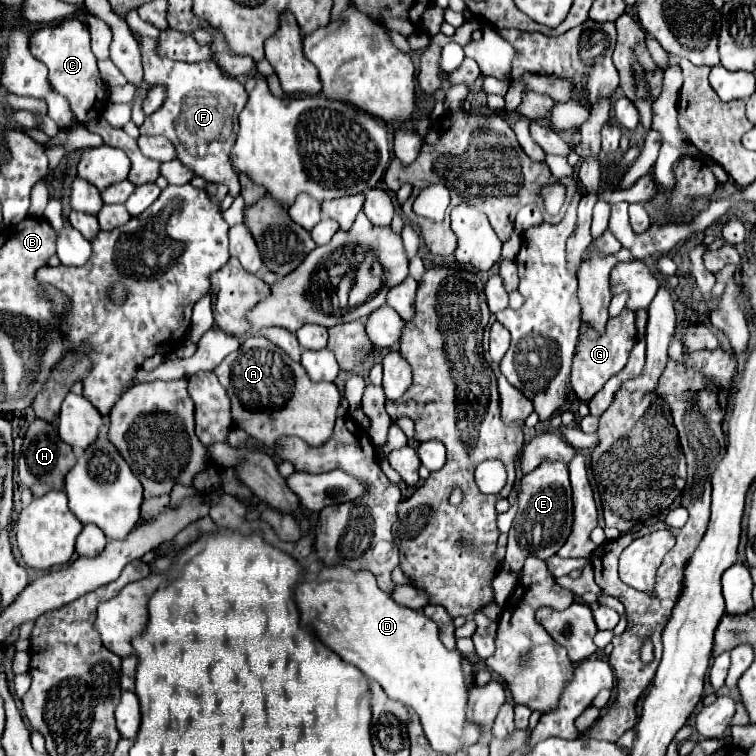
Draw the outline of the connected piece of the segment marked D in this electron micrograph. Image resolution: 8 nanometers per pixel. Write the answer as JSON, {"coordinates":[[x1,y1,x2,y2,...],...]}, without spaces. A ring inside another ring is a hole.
{"coordinates":[[345,566,323,568,313,584,303,582,295,588,295,600,303,624,311,626,321,642,325,642,337,656,341,656,341,660,357,666,369,680,379,682,391,700,399,700,403,706,419,716,425,736,437,754,455,754,467,750,467,746,475,744,481,738,481,726,467,720,465,714,467,686,461,666,461,654,443,646,439,638,439,628,431,618,427,618,419,610,397,604,389,594,379,590,371,572,353,572]]}

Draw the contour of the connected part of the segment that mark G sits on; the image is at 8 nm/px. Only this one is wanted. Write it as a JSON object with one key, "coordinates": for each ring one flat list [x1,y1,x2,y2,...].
{"coordinates":[[627,308,619,316,609,318,603,334,595,334,595,330,591,330,589,326,583,328,583,338,577,344,575,358,573,358,573,372,571,372,571,390,581,402,589,402,611,376,623,370,631,354,631,348,635,344,635,336,637,336,635,312]]}

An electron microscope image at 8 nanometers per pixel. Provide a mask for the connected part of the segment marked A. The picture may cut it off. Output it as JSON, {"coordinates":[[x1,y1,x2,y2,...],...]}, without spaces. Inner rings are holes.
{"coordinates":[[261,334,249,336,239,350,229,354,215,370,213,370,227,390,227,396,231,400,231,416,233,424,241,430,245,430,249,436,259,440,269,452,273,448,279,448,283,436,297,436,305,440,309,446,323,446,333,434,333,426,337,420,337,408,341,402,341,394,333,382,311,382,307,372,299,362,293,362,279,346,273,346,269,340,265,340]]}

